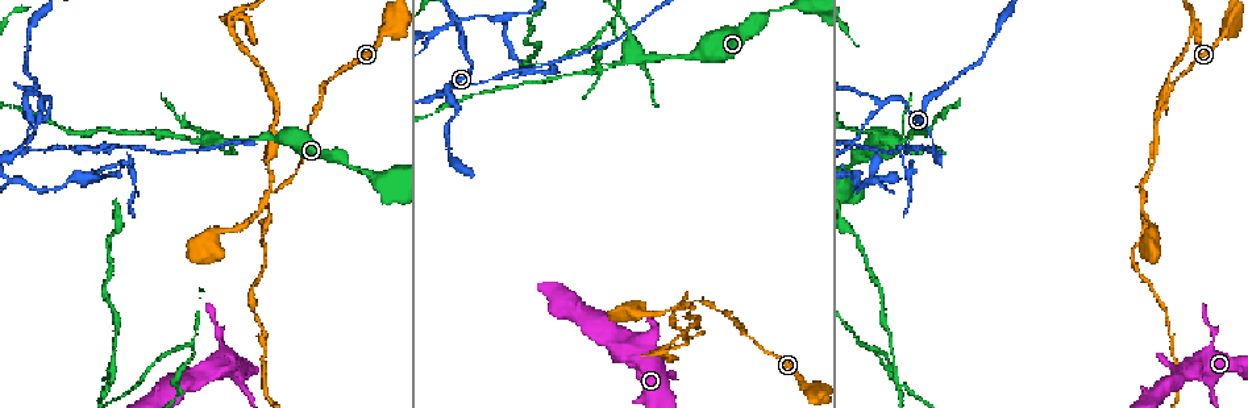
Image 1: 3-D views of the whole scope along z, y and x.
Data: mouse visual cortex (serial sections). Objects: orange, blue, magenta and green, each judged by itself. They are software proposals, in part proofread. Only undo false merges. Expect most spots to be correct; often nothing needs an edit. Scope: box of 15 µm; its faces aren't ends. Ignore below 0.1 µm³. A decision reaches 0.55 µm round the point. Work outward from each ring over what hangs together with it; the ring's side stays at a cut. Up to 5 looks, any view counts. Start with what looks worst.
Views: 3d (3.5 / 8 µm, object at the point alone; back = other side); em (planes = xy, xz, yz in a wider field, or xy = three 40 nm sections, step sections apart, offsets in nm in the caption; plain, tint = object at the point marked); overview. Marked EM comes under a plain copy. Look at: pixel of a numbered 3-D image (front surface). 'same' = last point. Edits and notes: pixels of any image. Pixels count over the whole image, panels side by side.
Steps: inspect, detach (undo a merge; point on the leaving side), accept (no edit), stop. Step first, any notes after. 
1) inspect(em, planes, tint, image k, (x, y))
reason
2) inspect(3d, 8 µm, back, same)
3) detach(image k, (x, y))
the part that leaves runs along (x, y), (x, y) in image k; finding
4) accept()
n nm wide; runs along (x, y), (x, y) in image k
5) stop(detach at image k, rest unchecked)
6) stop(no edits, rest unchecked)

inspect(3d, 3.5 µm, image 1, (278, 188))
a narrow waist

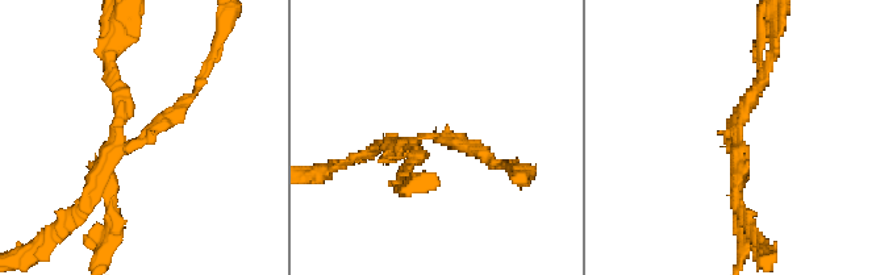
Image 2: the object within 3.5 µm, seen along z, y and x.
inspect(em, xy, step 3, tint, image 2, (424, 138))
now the EM

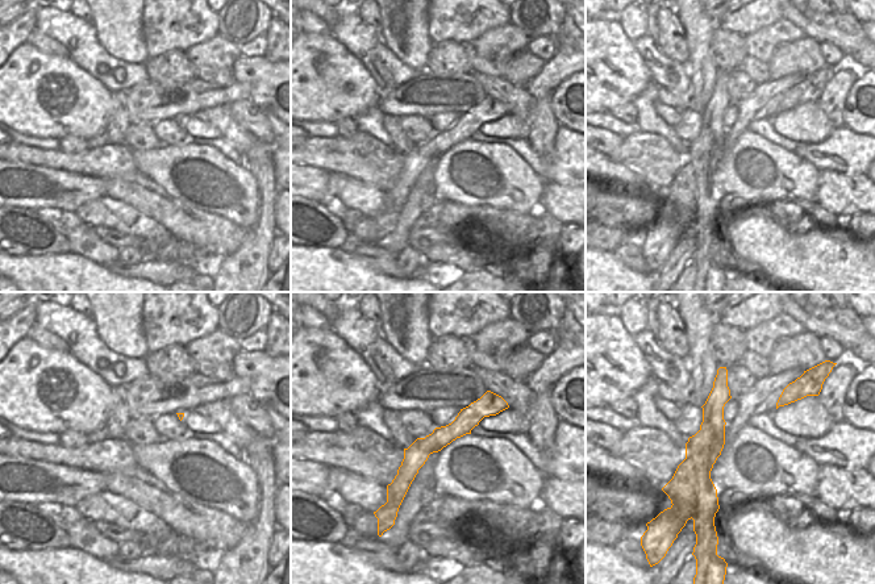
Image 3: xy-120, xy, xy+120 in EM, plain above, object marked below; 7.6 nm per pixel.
detach(image 2, (101, 242))
two cells meet here

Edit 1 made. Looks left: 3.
inspect(overview)

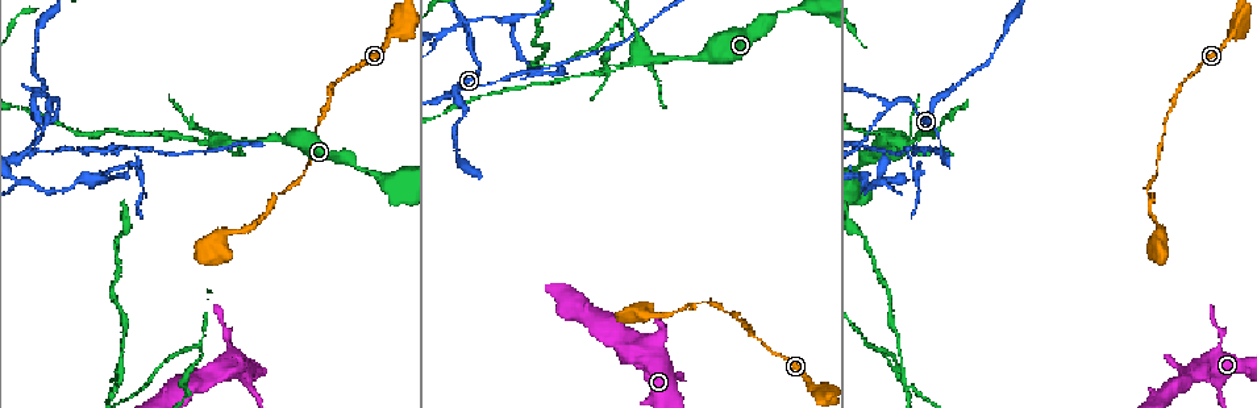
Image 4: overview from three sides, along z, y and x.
inspect(3d, 3.5 µm, image 4, (27, 151))
three arms meet

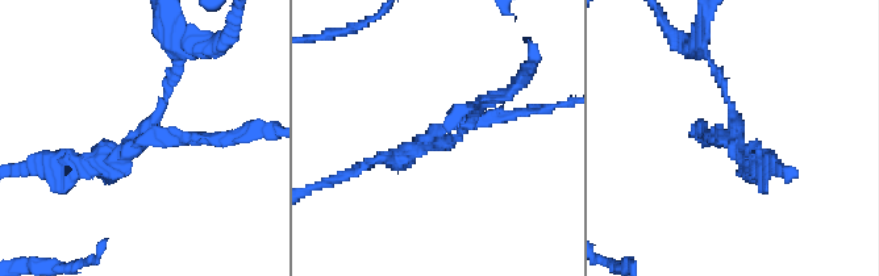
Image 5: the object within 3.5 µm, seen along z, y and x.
detach(image 5, (201, 138))
arms of 100, 150, 200 nm; the part that leaves runs along (157, 134), (242, 138), (270, 126) in image 5; two cells meet here

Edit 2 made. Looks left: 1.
stop(detach at image 2, detach at image 5, rest unchecked)

